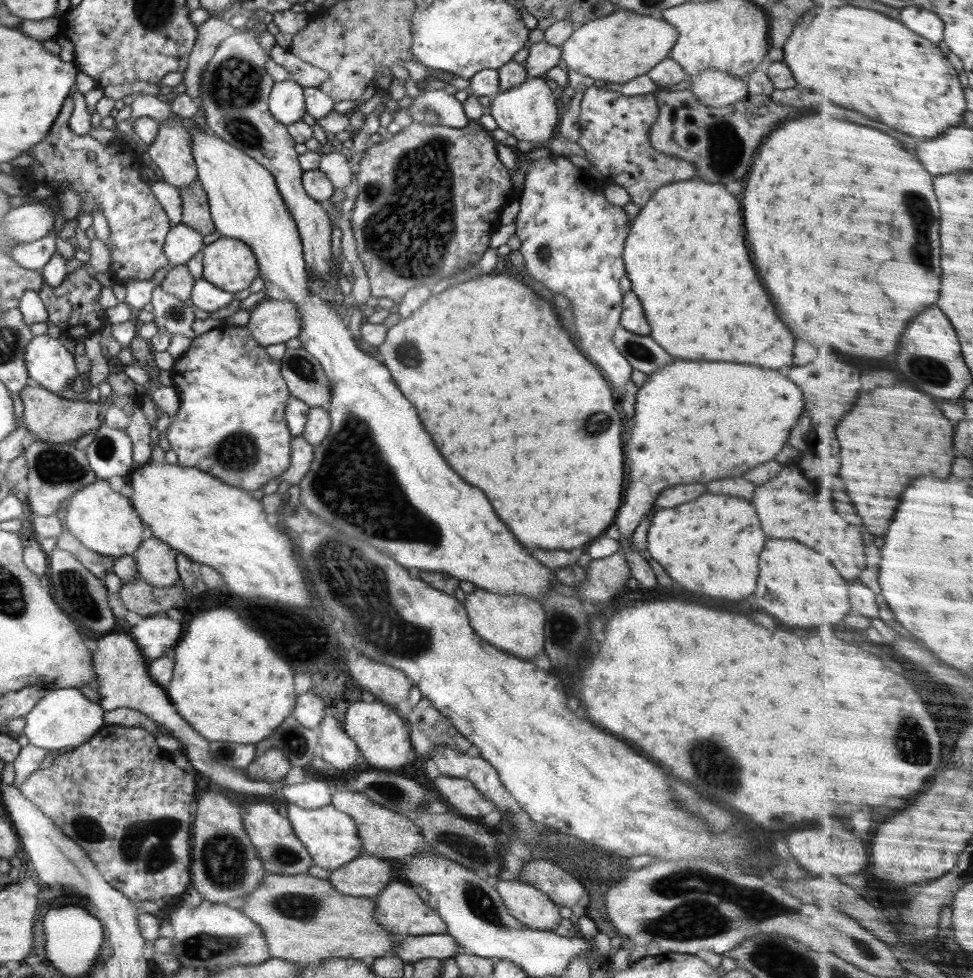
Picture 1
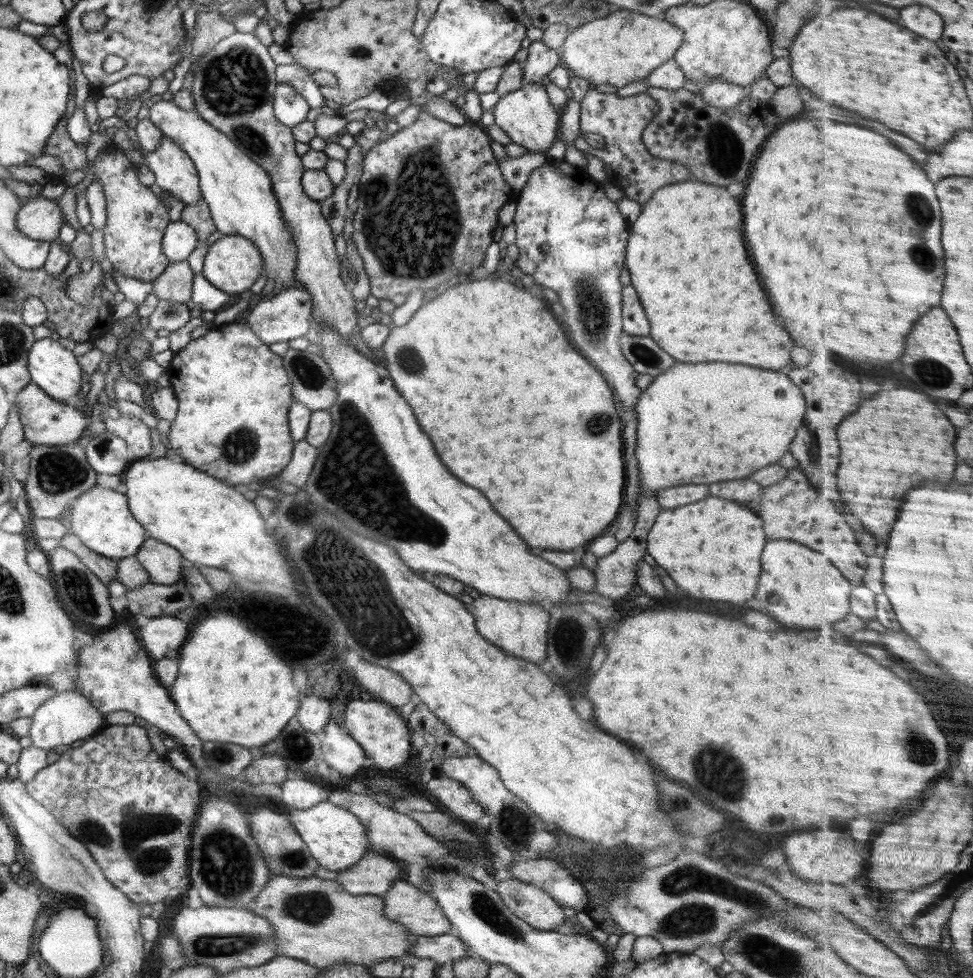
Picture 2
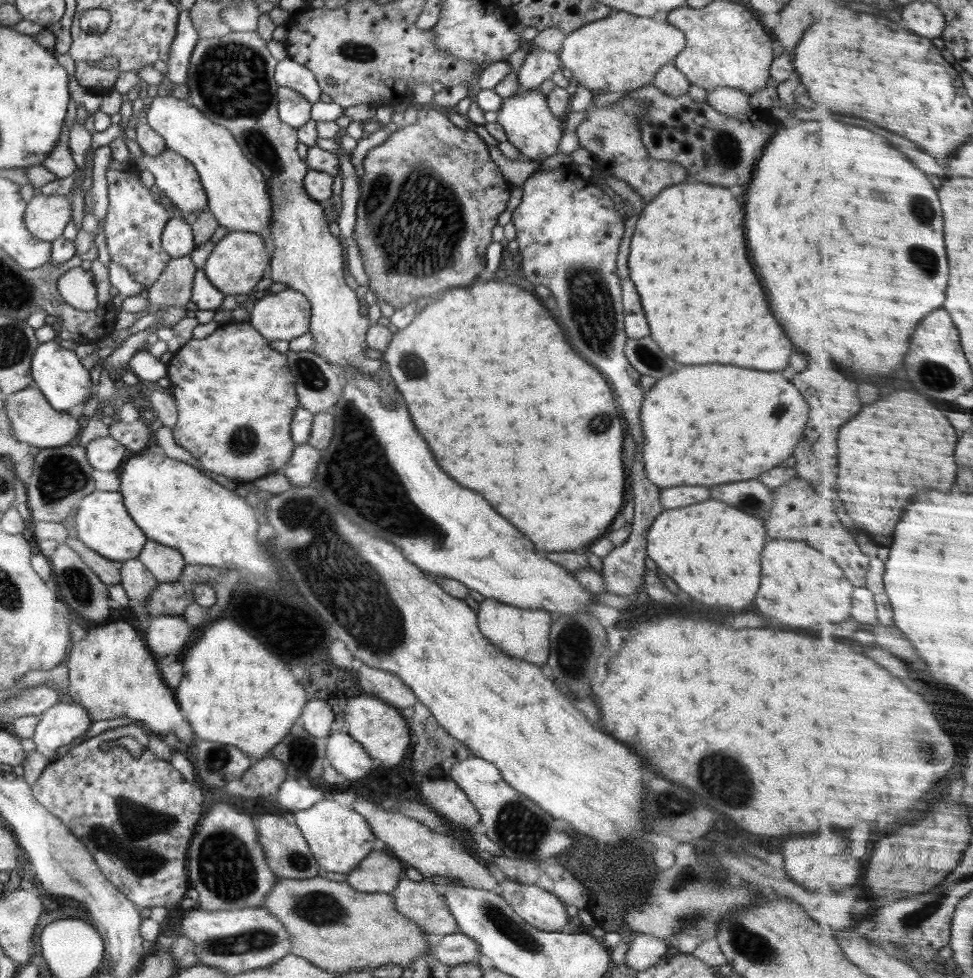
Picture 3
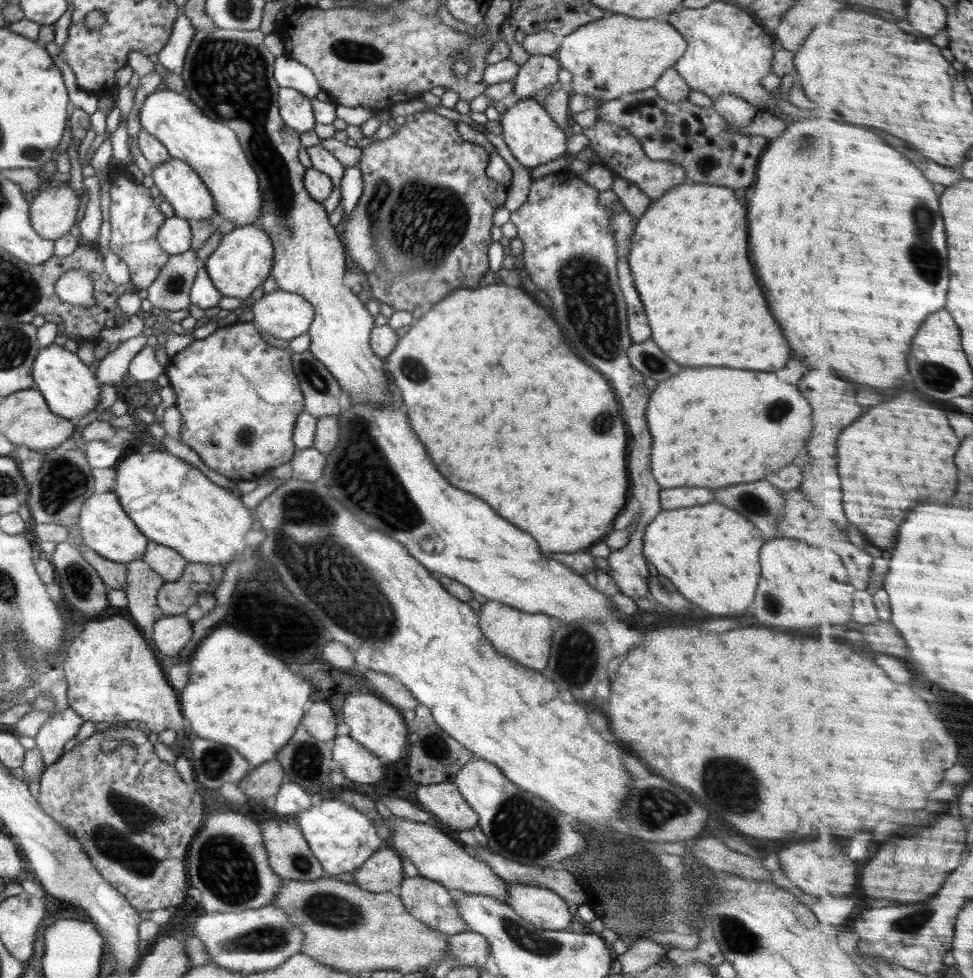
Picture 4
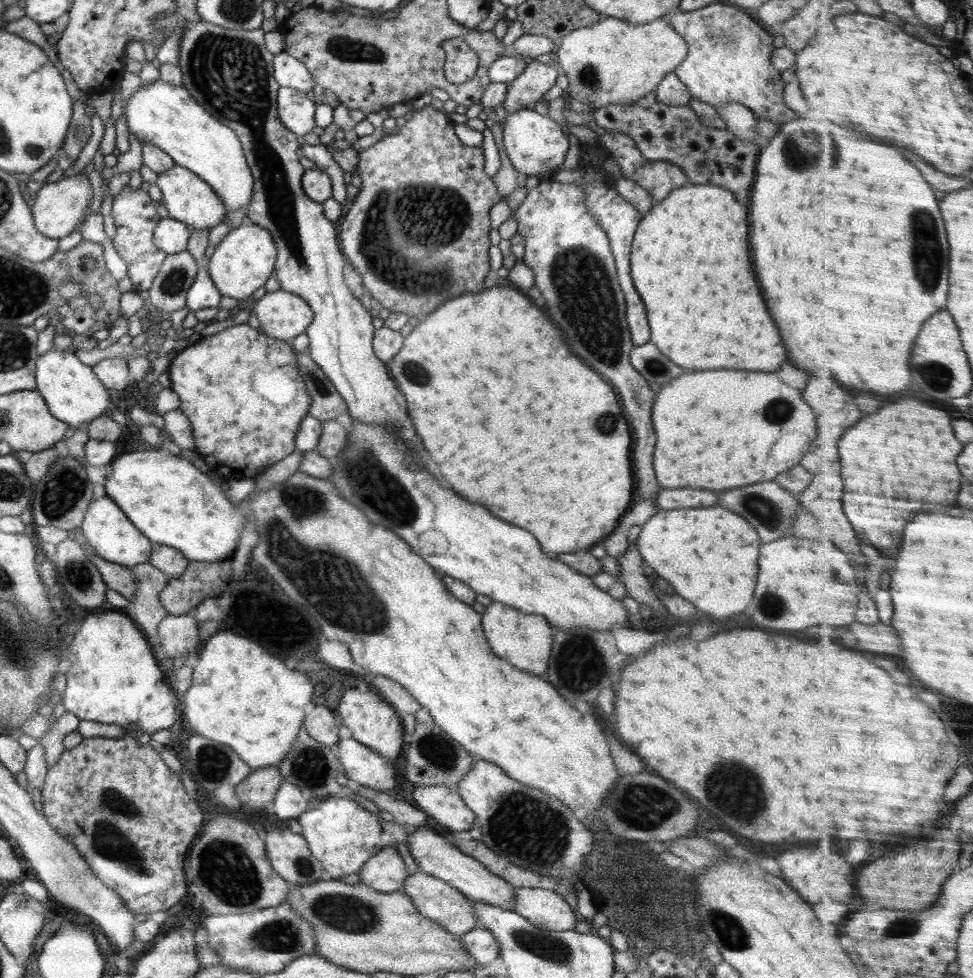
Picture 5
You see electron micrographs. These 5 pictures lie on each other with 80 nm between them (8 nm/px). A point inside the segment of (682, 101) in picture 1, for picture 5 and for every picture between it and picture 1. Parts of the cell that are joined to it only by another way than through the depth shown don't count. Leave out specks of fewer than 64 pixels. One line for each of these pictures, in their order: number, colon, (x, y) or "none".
2: (718, 146)
3: (712, 147)
4: (709, 149)
5: (707, 155)

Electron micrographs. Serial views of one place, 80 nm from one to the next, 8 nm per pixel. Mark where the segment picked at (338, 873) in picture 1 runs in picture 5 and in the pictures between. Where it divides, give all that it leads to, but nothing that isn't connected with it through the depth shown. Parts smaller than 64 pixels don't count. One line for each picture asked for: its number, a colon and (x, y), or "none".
2: (374, 874)
3: (380, 871)
4: (382, 873)
5: (386, 872)

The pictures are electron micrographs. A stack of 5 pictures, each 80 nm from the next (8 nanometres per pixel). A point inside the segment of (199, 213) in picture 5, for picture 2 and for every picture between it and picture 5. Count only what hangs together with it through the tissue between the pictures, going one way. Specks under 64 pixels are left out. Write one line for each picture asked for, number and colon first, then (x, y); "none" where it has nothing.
2: (175, 172)
3: (176, 177)
4: (179, 184)

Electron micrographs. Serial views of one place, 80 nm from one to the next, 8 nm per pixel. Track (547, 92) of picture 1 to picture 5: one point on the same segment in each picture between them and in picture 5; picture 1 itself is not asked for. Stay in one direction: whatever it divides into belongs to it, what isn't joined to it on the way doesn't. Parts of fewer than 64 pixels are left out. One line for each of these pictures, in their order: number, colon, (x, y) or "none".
2: (526, 115)
3: (529, 125)
4: (533, 137)
5: (535, 144)

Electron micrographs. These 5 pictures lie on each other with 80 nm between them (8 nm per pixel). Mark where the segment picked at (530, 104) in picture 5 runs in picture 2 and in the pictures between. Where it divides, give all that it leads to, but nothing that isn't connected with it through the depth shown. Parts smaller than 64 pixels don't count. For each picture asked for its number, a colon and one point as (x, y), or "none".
2: (541, 60)
3: (539, 65)
4: (540, 70)

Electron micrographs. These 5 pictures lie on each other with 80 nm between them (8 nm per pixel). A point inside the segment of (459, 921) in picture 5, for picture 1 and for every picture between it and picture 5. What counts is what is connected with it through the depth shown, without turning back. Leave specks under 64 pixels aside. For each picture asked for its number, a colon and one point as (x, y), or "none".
1: (398, 908)
2: (419, 912)
3: (419, 901)
4: (429, 901)

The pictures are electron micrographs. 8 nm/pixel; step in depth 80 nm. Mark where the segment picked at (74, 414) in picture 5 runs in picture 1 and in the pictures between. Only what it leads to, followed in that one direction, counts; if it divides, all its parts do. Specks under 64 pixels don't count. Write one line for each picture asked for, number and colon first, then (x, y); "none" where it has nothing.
1: (48, 362)
2: (55, 369)
3: (58, 373)
4: (70, 389)

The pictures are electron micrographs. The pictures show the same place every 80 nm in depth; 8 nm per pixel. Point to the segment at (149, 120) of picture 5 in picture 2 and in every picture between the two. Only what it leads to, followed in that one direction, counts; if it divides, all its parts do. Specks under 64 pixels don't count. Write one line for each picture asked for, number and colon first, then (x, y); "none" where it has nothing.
2: (238, 191)
3: (237, 194)
4: (212, 149)

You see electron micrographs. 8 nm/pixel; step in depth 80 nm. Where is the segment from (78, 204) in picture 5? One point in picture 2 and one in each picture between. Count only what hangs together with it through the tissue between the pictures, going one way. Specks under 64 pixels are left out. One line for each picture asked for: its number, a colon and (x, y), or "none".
2: (40, 218)
3: (45, 217)
4: (54, 211)

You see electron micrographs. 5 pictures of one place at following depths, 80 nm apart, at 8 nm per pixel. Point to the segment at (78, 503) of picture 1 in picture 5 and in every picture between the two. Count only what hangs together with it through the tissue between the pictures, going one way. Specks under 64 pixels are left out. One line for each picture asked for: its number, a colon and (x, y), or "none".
2: (101, 519)
3: (102, 522)
4: (105, 528)
5: (109, 532)

